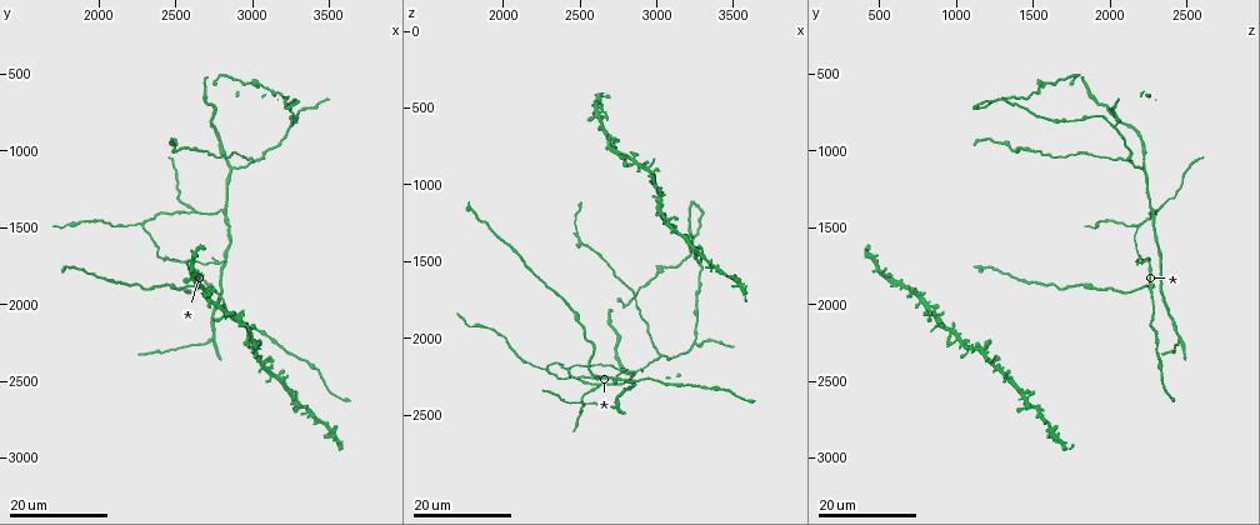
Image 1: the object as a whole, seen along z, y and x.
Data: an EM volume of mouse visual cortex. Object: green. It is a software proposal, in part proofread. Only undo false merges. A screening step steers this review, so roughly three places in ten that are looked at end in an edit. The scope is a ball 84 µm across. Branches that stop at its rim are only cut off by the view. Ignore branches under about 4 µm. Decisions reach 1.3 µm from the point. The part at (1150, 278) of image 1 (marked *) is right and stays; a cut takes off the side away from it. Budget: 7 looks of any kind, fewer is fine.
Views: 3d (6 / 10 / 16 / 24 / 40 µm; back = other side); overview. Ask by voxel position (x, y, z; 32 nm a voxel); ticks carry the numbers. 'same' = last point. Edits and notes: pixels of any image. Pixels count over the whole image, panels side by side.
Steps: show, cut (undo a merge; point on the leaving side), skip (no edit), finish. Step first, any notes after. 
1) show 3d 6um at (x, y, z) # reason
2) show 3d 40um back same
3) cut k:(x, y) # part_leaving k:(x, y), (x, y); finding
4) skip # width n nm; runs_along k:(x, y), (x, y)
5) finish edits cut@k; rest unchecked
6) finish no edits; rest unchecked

show 3d 16um at (2720, 2220, 2460) # three-way junction

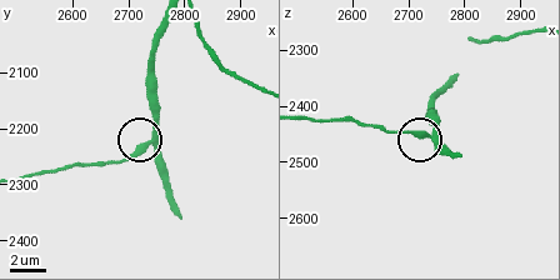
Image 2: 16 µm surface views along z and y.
show 3d 10um at (2735, 2230, 2455)

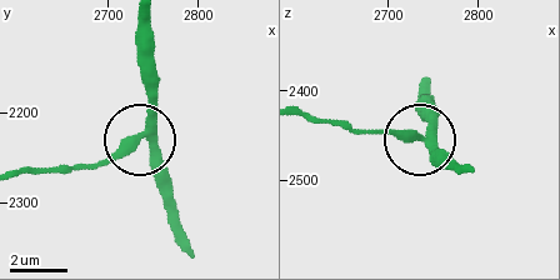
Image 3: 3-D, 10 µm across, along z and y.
show 3d 6um at (2730, 2235, 2450)

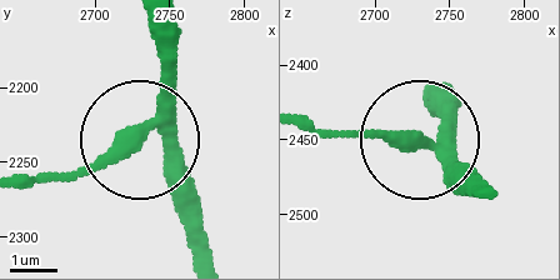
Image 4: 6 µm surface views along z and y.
skip # width 320 nm; runs_along 4:(160, 21), (160, 105), (144, 136), (193, 196); one neuron here

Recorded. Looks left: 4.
show 3d 16um at (3260, 820, 2040) # branch point

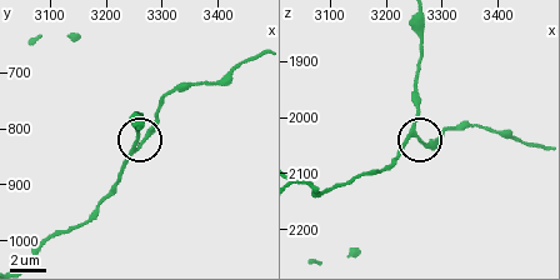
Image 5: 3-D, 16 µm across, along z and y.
show 3d 10um at (3250, 840, 2030) # closer look

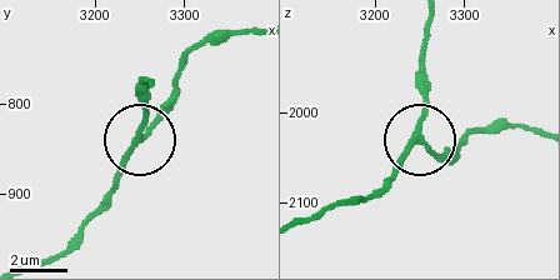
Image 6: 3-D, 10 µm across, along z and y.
skip # width 190 nm; runs_along 6:(51, 258), (179, 88); all the same neuron

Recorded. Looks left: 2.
show 3d 16um at (2820, 1400, 2260) # side arm on a straight run

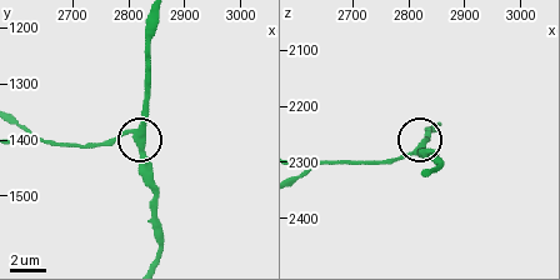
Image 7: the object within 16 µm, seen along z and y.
show 3d 6um at (2820, 1385, 2270)

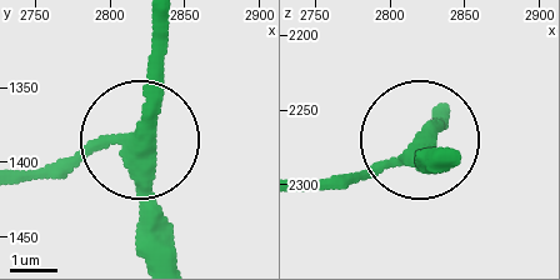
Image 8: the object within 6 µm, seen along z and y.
skip # runs_along 8:(26, 180), (130, 148), (145, 251); one neuron here

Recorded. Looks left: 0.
finish no edits; rest unchecked

